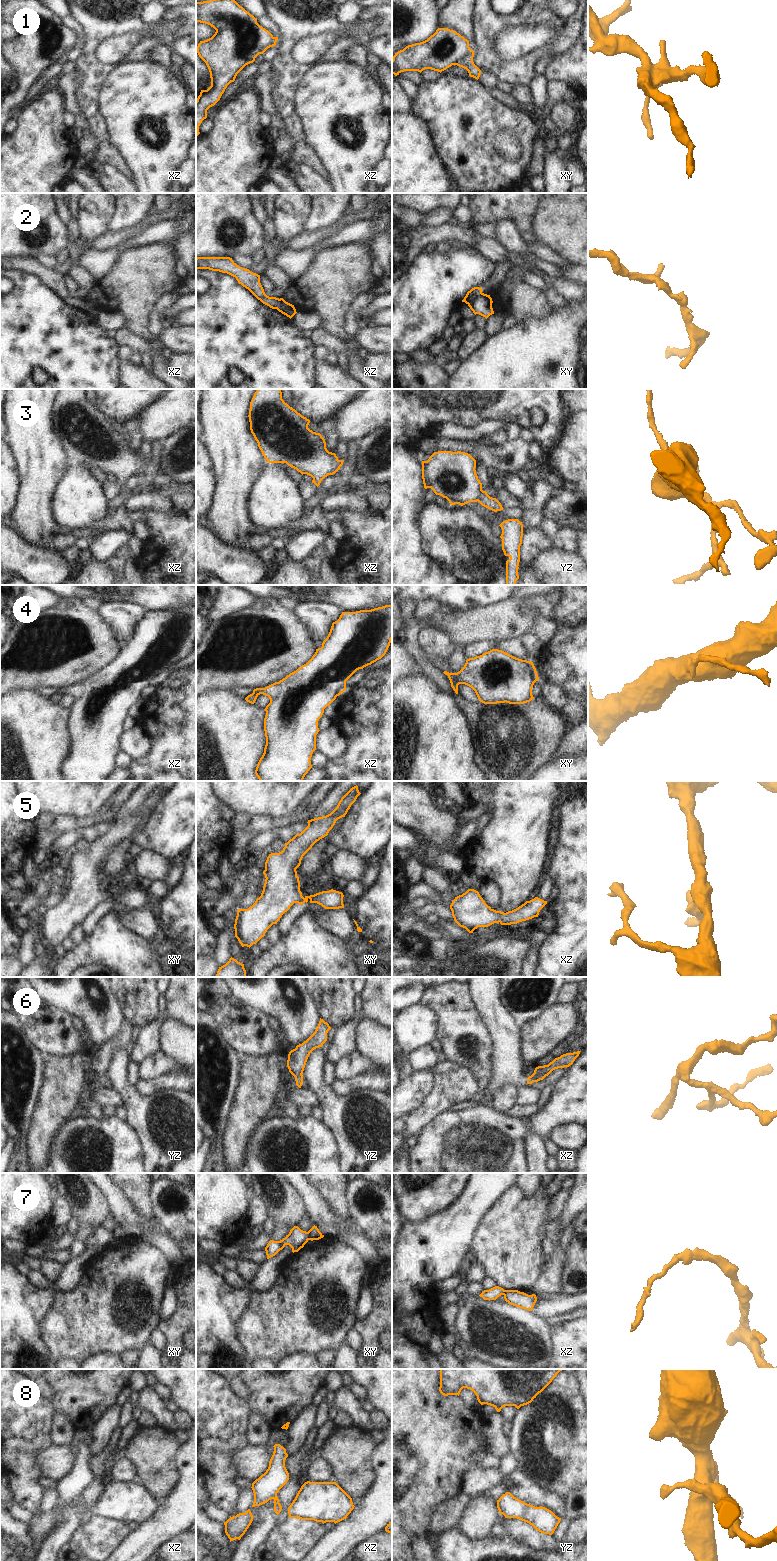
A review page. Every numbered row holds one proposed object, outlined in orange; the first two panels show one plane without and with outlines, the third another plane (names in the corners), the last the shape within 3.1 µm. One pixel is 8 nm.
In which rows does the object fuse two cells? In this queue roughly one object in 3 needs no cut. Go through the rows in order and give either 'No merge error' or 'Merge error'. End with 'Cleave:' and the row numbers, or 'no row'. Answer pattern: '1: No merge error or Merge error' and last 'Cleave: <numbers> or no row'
1: Merge error
2: Merge error
3: No merge error
4: Merge error
5: No merge error
6: Merge error
7: Merge error
8: No merge error
Cleave: 1, 2, 4, 6, 7.

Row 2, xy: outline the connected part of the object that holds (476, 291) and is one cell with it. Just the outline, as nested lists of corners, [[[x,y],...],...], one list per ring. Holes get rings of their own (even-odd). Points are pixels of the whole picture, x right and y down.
[[[479,287],[472,288],[470,291],[467,292],[462,302],[469,304],[476,296],[482,294],[482,291],[483,291],[482,288]]]

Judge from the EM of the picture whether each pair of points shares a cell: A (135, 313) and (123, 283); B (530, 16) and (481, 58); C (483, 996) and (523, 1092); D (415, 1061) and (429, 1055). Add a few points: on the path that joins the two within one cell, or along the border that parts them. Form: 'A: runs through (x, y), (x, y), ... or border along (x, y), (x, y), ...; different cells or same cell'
A: runs through (135, 306), (133, 293), (130, 290); same cell
B: runs through (514, 19), (503, 22), (484, 42); same cell
C: border along (526, 1083), (517, 1087); different cells
D: runs through (418, 1059), (426, 1058); same cell

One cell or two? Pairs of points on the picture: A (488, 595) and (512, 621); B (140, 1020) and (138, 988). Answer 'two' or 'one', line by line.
A: two
B: one

